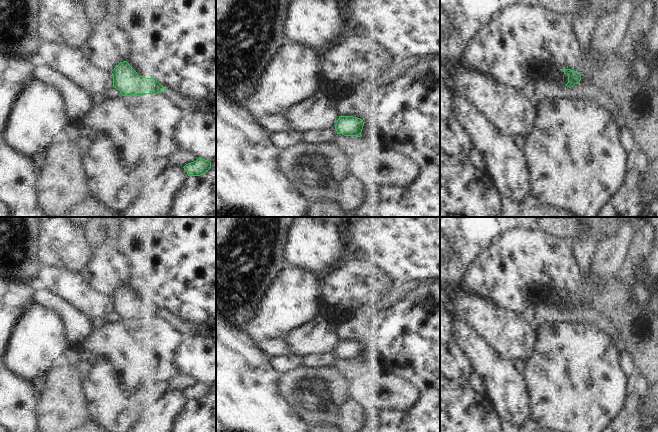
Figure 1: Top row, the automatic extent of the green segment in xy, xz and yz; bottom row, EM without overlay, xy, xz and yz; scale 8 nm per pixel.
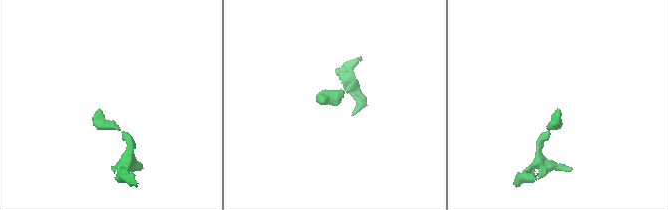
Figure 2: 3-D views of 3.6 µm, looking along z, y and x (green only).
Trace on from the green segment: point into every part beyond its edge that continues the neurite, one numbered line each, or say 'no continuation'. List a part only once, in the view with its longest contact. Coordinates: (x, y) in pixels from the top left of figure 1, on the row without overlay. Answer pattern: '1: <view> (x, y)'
no continuation

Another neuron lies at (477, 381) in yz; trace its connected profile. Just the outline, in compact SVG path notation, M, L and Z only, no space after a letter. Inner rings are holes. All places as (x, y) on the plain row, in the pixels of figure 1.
M473 373L471 375L471 383L477 387L479 390L485 390L485 385L483 383L482 377L478 376L477 374Z

